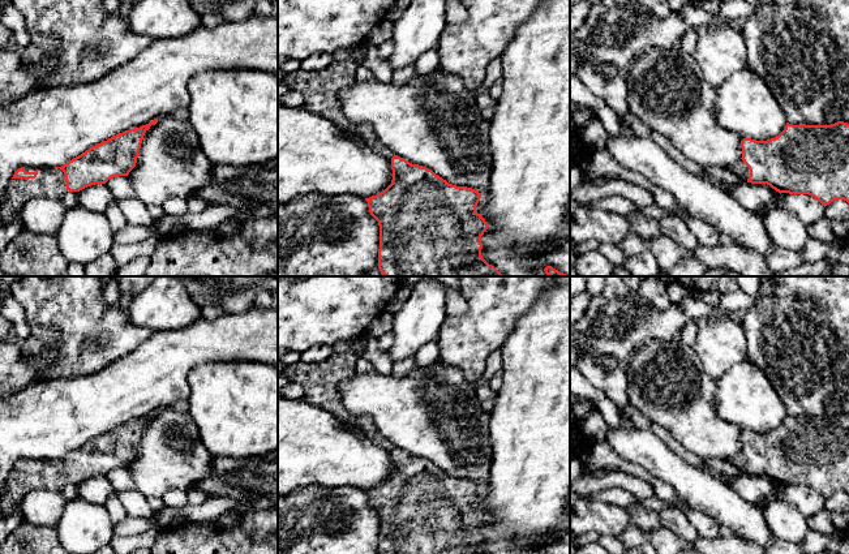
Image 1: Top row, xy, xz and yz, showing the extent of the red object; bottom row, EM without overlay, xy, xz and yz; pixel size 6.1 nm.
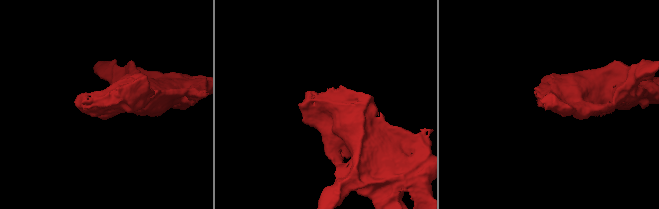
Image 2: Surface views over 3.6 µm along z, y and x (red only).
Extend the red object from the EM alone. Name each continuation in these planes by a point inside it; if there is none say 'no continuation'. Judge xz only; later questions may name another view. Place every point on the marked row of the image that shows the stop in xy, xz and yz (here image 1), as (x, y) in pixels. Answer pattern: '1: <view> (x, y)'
1: xz (320, 89)

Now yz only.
1: yz (740, 168)

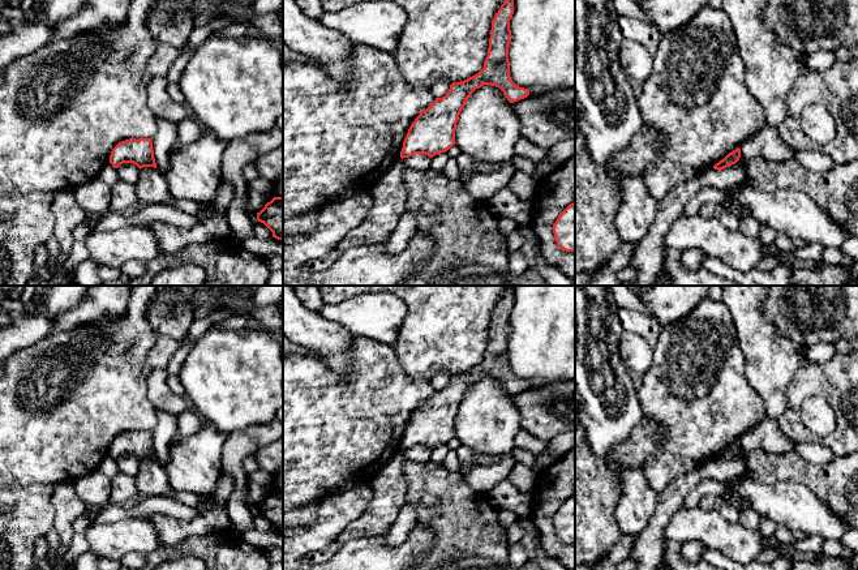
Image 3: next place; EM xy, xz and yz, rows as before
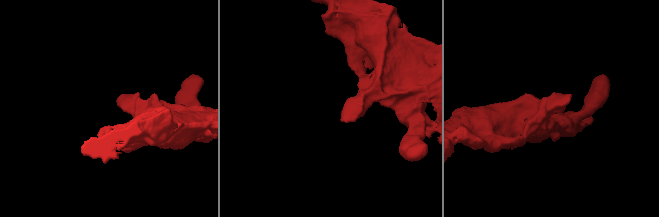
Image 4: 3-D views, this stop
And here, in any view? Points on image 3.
no continuation

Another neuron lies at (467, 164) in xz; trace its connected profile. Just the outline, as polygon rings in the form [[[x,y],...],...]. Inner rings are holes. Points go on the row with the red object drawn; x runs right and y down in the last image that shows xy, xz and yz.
[[[460,153],[456,157],[456,163],[458,163],[459,170],[460,170],[459,181],[462,179],[469,177],[476,171],[489,171],[489,170],[494,168],[494,166],[489,166],[489,164],[481,163],[481,162],[471,158],[469,155],[467,155],[464,153]]]

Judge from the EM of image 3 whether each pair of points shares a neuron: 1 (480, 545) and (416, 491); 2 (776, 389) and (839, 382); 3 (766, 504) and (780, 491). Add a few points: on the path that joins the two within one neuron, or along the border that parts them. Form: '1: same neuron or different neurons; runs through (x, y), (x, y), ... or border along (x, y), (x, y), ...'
1: same neuron; runs through (468, 526), (468, 519), (436, 488)
2: different neurons; border along (803, 361), (788, 388), (786, 410), (779, 418)
3: same neuron; runs through (769, 500), (776, 494)

